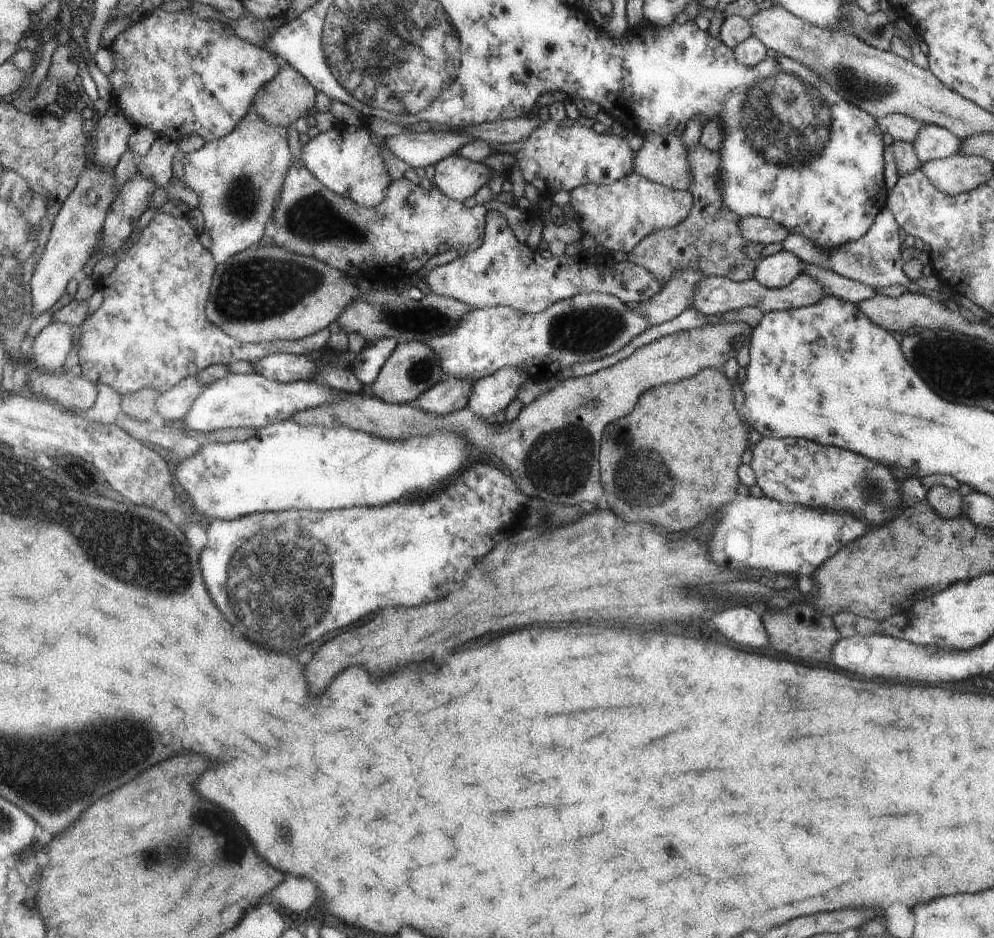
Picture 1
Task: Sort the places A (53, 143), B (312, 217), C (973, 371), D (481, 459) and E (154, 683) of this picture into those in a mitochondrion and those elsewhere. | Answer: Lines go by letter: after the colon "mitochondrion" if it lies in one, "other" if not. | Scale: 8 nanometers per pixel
A: other
B: mitochondrion
C: mitochondrion
D: other
E: other

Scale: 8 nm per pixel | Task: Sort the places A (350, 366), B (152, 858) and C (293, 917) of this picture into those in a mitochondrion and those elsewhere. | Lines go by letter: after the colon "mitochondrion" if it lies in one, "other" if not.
A: other
B: mitochondrion
C: other

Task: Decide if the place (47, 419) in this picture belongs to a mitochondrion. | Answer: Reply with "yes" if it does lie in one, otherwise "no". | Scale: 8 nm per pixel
no

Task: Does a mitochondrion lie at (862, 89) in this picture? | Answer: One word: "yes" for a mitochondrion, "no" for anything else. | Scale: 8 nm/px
yes

